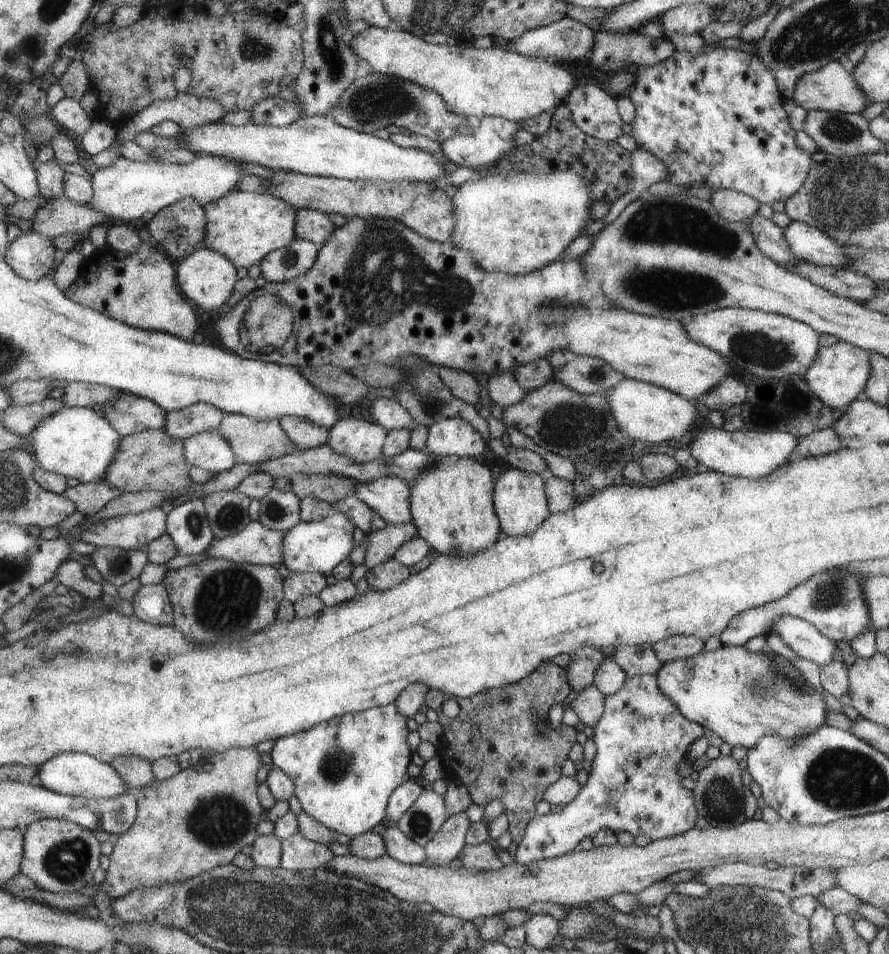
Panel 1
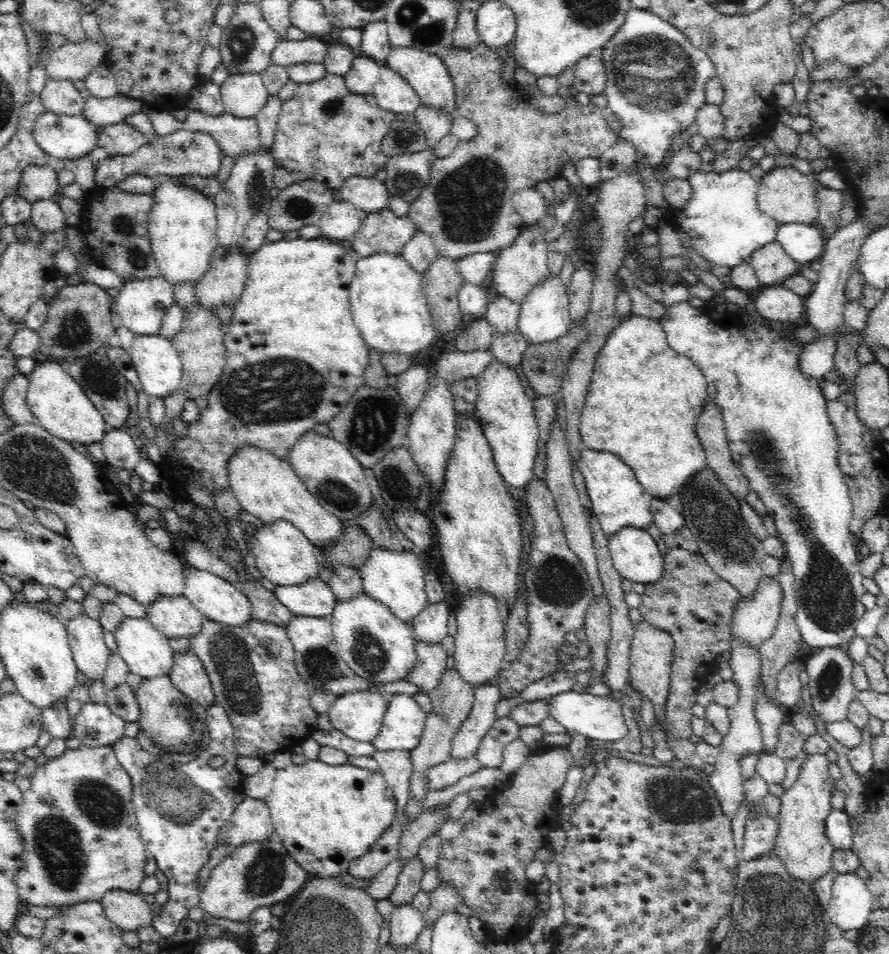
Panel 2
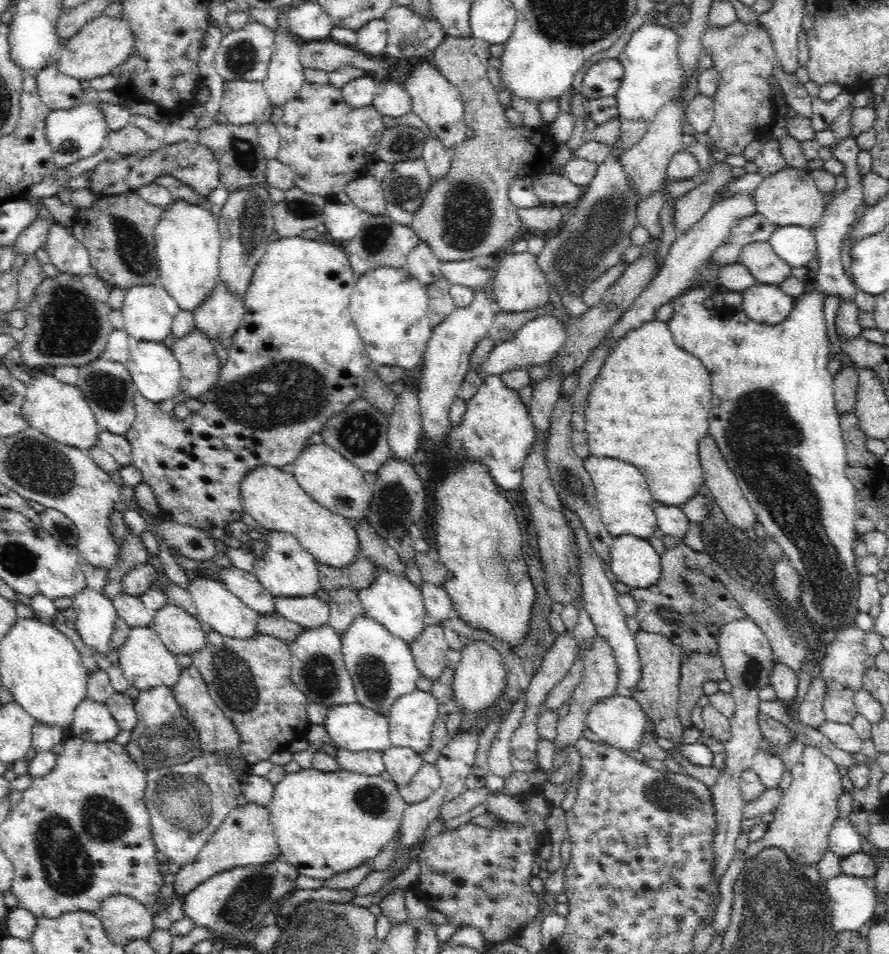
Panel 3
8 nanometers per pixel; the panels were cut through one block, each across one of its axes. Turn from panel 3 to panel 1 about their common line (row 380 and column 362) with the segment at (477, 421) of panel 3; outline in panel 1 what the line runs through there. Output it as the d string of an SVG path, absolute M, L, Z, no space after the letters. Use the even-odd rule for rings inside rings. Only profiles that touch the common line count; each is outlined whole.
M381 477L362 483L353 480L353 484L353 494L386 524L412 522L408 499L411 486L408 481L397 477Z

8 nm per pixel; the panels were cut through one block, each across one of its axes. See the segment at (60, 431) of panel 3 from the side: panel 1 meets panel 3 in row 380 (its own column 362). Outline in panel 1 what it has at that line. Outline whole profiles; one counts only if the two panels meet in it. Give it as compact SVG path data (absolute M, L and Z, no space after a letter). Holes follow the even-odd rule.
M367 26L351 37L348 47L356 57L367 62L370 73L400 78L425 90L436 92L442 96L450 113L457 113L475 121L487 115L514 122L531 118L540 112L553 110L555 105L565 101L567 93L573 88L573 78L565 67L557 66L552 60L524 57L512 53L507 48L502 50L492 46L487 49L475 49L469 42L460 42L454 46L445 43L434 45L423 41L421 36L401 29L386 30Z

